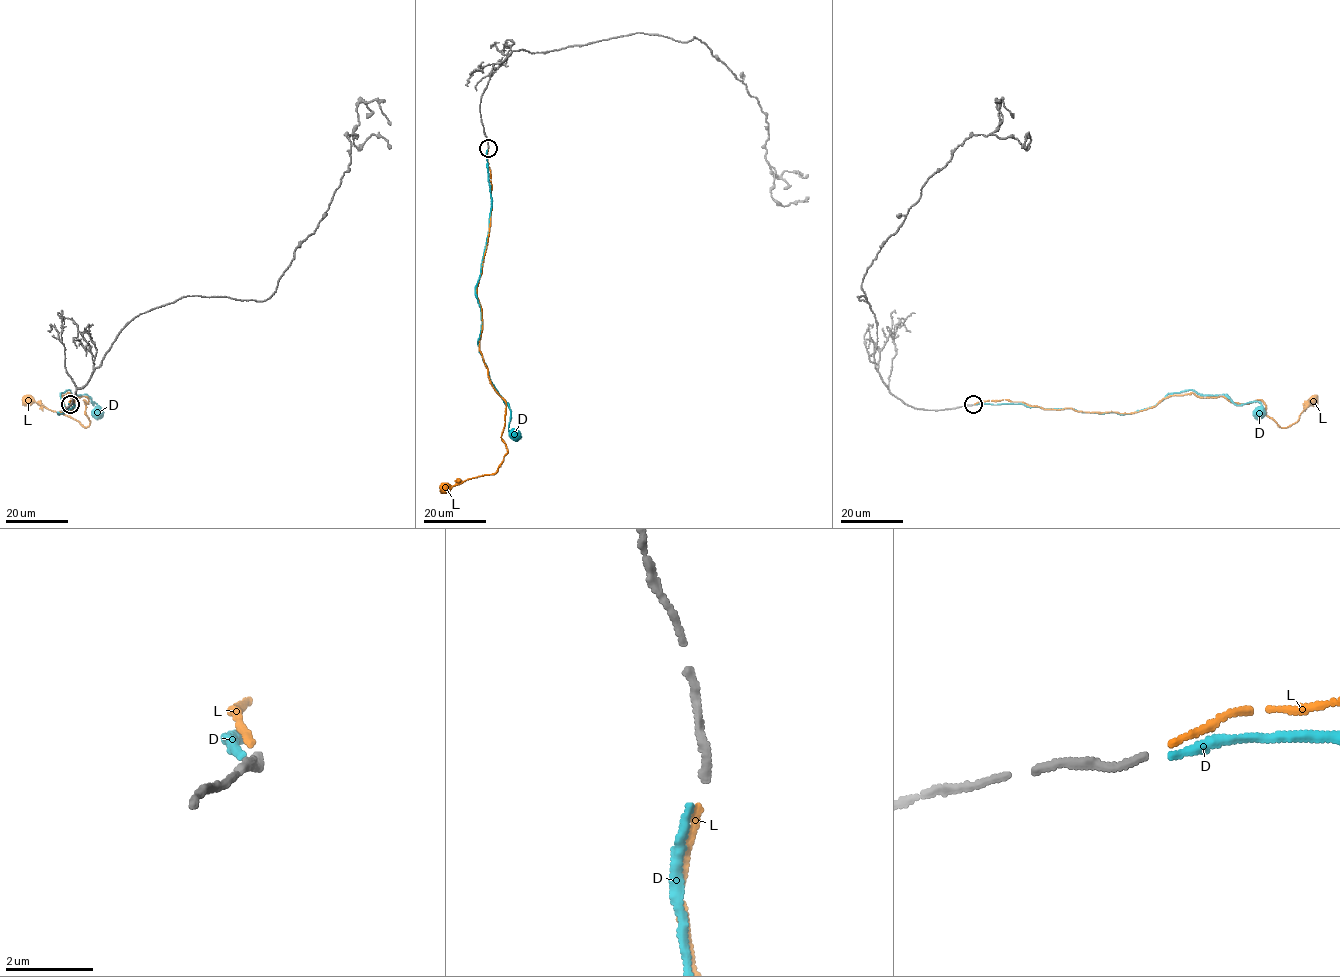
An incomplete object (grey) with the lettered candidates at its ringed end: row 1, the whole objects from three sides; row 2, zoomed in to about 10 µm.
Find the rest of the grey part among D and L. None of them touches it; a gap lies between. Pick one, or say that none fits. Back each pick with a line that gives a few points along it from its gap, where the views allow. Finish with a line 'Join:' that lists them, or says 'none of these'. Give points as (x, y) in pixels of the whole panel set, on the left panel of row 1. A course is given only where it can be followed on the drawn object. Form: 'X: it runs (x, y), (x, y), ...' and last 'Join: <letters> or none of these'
L: it runs (70, 404), (73, 399), (73, 408), (59, 413), (63, 394), (88, 399), (87, 427), (28, 400)
Join: L

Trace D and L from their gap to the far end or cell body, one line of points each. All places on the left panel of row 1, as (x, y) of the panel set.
D: (70, 405), (73, 407), (57, 412), (64, 409), (60, 394), (69, 390), (87, 394), (97, 412)
L: (70, 404), (73, 399), (73, 408), (59, 413), (63, 394), (88, 399), (87, 427), (28, 400)

